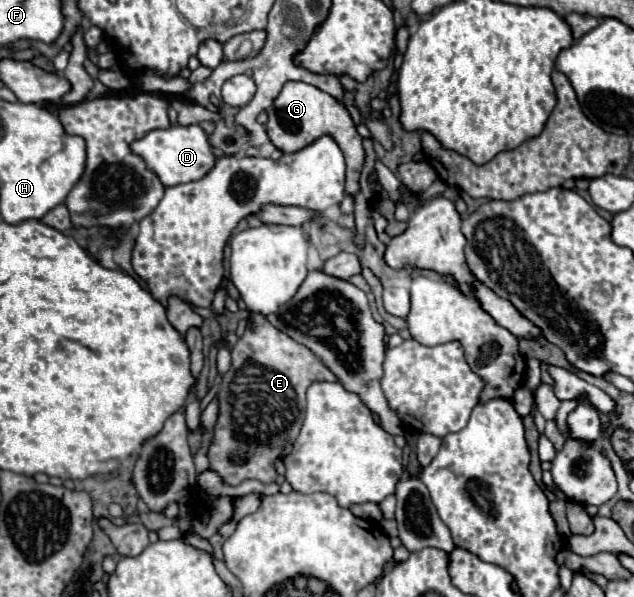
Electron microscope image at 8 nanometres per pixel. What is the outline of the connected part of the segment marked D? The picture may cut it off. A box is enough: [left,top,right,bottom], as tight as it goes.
[132,126,216,186]

